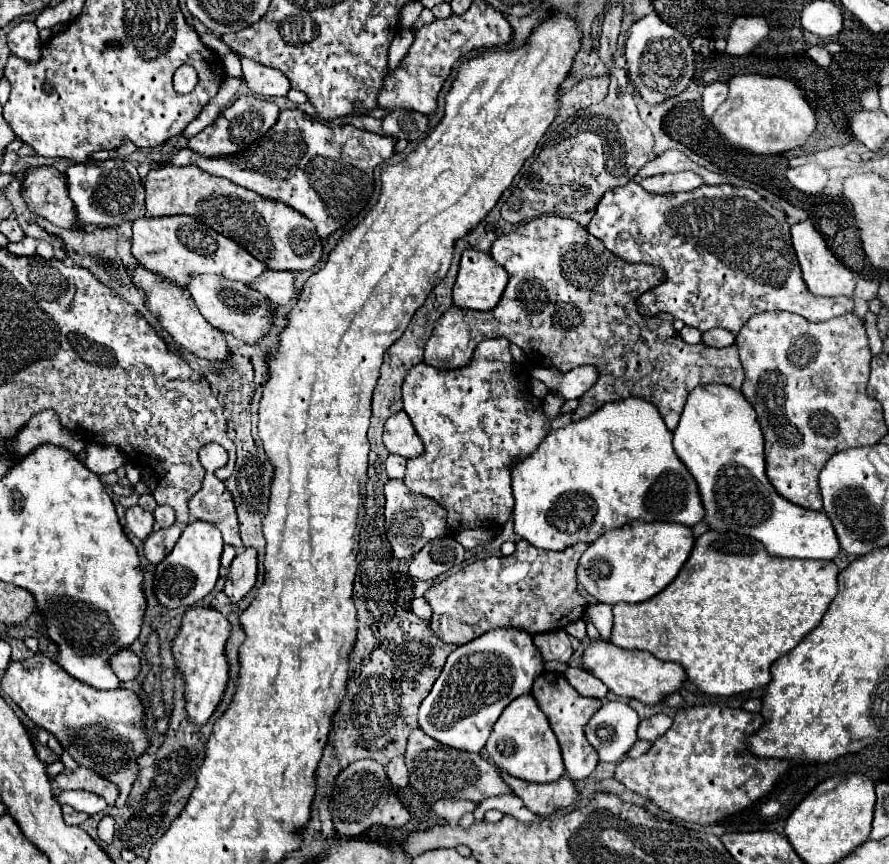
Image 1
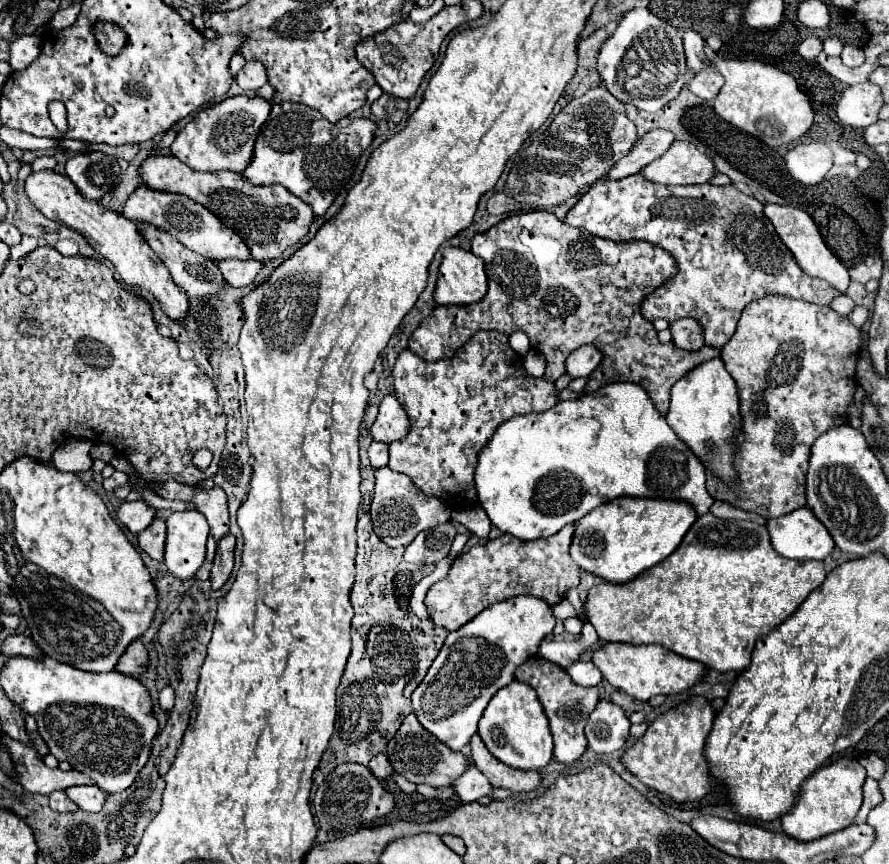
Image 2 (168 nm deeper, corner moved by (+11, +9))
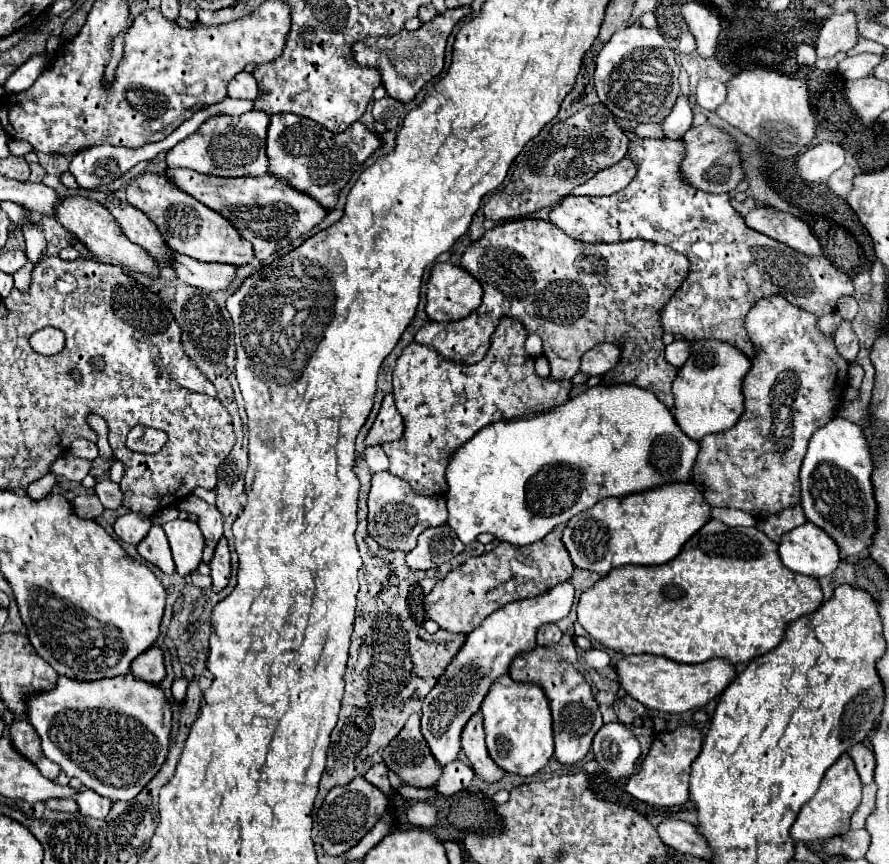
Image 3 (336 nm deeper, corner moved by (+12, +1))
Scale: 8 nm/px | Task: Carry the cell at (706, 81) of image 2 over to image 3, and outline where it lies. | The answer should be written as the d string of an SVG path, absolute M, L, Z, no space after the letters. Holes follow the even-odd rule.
M704 78L696 86L696 104L700 104L706 110L716 110L726 98L726 86L718 80Z

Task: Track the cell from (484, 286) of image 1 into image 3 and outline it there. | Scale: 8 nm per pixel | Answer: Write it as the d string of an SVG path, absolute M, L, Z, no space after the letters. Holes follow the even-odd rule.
M450 262L434 264L426 300L426 314L430 320L462 320L480 306L482 286L462 266Z

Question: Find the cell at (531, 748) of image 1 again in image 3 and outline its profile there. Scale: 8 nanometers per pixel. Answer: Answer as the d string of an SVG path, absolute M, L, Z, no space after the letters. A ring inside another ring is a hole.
M510 676L498 678L482 702L486 746L490 758L502 770L518 776L532 776L540 772L554 754L552 742L552 716L544 692L536 684L514 682Z

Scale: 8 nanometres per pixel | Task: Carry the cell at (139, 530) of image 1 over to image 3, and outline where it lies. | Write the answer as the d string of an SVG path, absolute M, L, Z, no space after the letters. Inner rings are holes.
M126 512L124 516L118 516L118 520L114 522L114 532L122 542L136 546L148 534L150 526L152 526L150 516L138 512Z

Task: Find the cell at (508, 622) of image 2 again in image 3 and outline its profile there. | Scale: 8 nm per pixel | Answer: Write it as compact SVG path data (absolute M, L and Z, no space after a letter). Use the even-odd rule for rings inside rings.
M570 582L556 584L550 592L544 592L534 598L518 600L508 606L502 606L492 616L466 634L464 644L454 654L452 662L446 666L436 686L428 692L422 704L422 734L436 756L436 760L446 766L456 760L460 752L460 734L466 722L480 710L490 686L504 674L508 674L512 660L518 654L532 652L536 648L536 632L544 624L552 624L568 616L574 600L574 586Z

